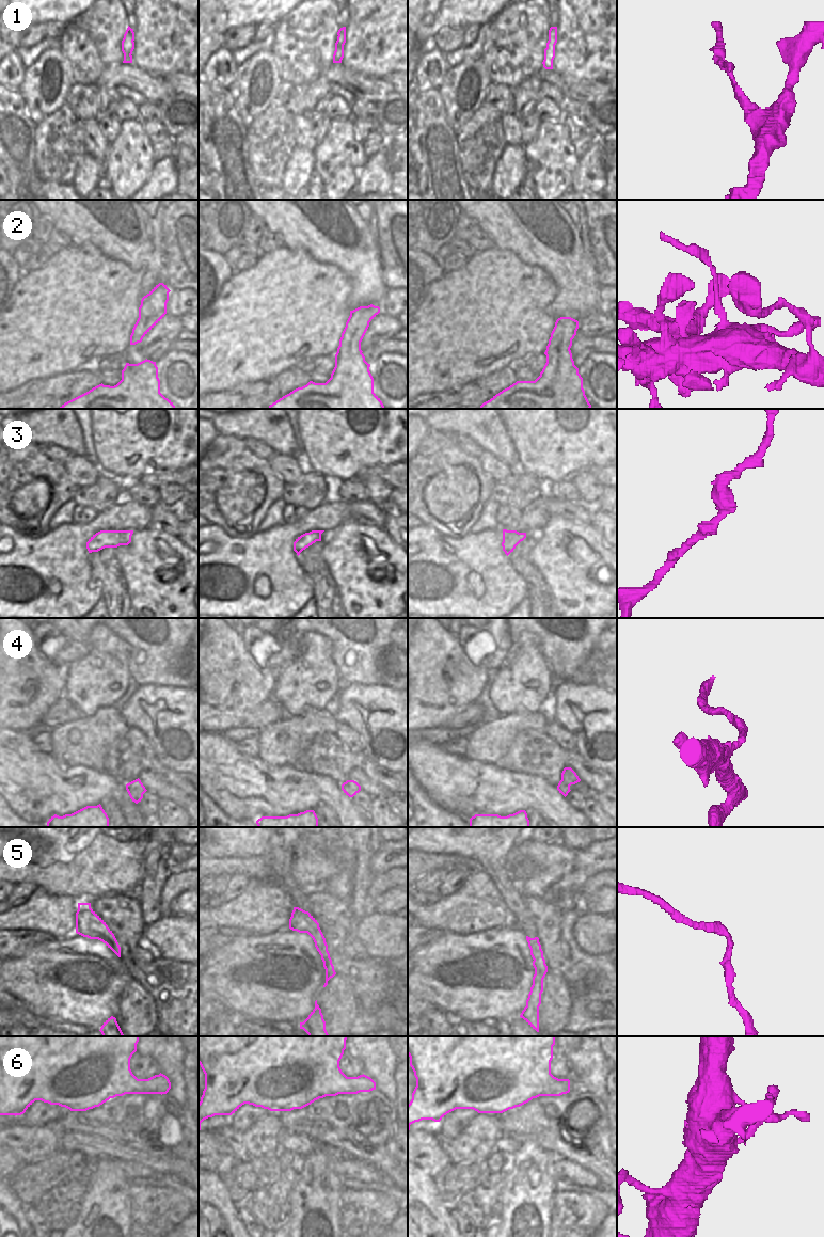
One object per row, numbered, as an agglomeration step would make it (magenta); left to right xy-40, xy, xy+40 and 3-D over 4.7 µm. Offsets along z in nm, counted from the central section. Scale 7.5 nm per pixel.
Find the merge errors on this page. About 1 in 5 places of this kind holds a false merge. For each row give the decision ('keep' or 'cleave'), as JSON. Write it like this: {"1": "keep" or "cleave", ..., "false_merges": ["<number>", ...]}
{"1": "cleave", "2": "cleave", "3": "keep", "4": "cleave", "5": "keep", "6": "keep", "false_merges": ["1", "2", "4"]}

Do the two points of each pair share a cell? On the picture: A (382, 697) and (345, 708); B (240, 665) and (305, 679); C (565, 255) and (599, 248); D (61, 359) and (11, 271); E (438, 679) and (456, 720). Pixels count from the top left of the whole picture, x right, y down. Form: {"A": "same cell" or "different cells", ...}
{"A": "same cell", "B": "different cells", "C": "different cells", "D": "different cells", "E": "different cells"}

